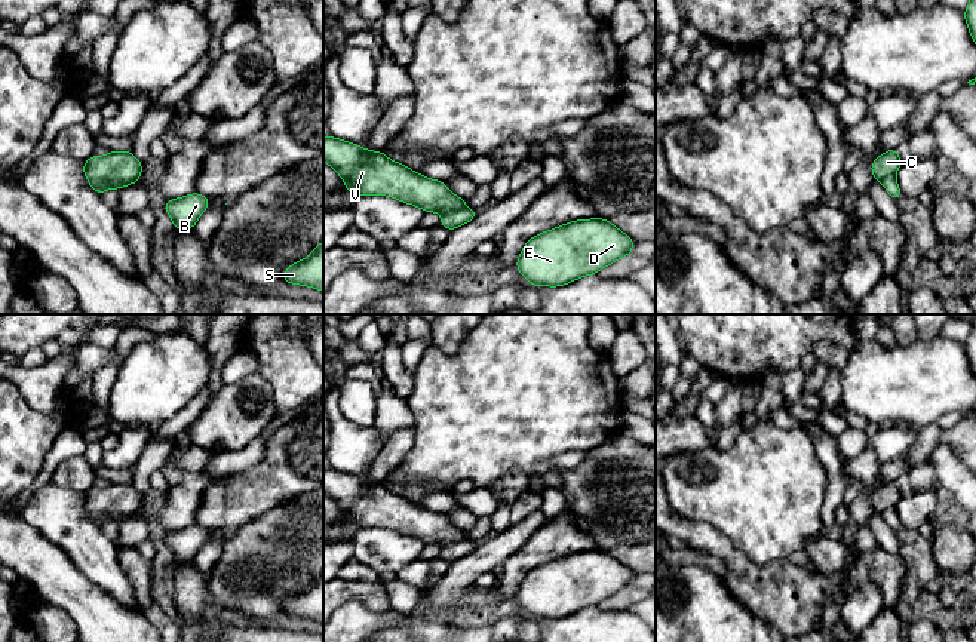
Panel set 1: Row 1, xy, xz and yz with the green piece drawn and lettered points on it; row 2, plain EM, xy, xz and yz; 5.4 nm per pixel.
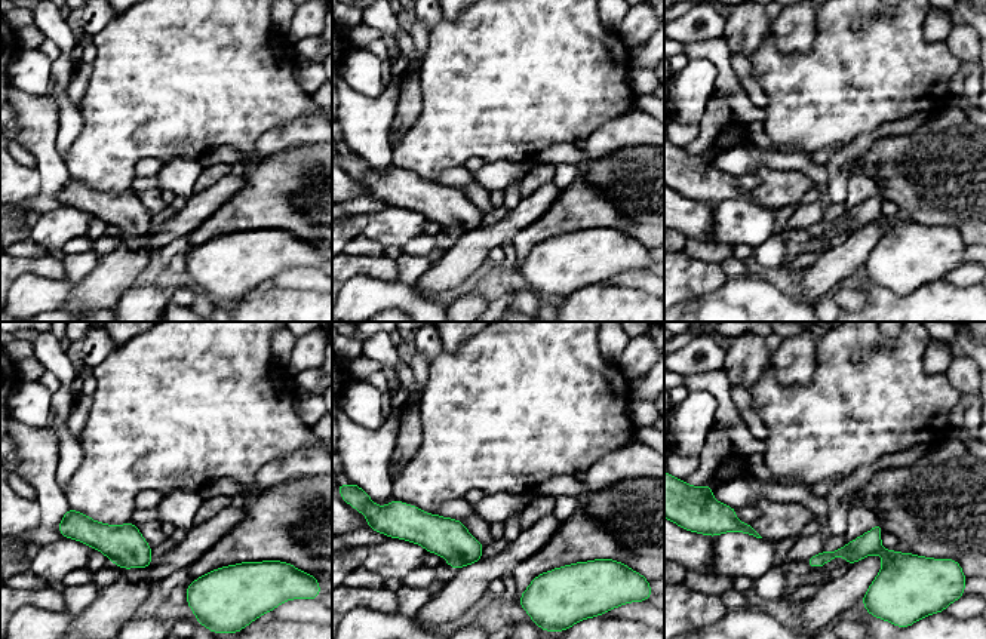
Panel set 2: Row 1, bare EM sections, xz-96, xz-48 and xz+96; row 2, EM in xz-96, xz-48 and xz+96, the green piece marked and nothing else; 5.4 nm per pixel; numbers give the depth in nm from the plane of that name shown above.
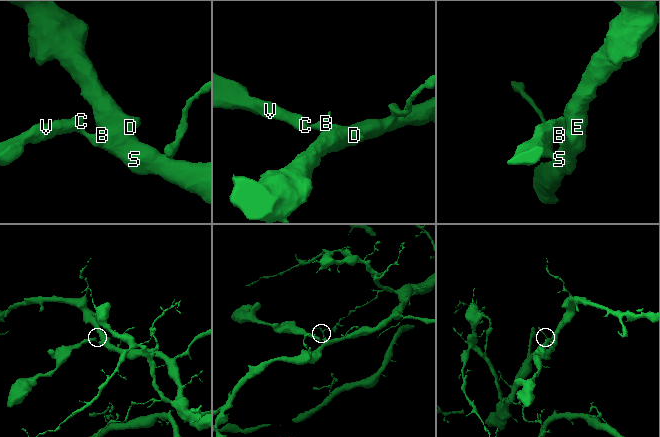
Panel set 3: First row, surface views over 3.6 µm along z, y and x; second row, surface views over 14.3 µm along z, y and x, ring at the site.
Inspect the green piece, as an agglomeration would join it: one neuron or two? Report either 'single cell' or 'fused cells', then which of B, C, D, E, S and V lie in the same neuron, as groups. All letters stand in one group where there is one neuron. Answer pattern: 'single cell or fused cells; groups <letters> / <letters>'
fused cells; groups B D E S / C V

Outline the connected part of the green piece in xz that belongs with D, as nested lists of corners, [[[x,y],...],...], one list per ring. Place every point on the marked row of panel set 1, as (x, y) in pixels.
[[[602,218],[577,219],[531,237],[516,268],[530,285],[558,288],[630,255],[633,240]]]

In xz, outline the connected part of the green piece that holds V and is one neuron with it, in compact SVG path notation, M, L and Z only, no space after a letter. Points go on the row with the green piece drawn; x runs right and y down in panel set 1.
M323 138L323 162L344 181L346 191L362 196L389 196L424 212L446 214L466 208L444 181L426 178L408 166L390 160L383 151L357 144Z

